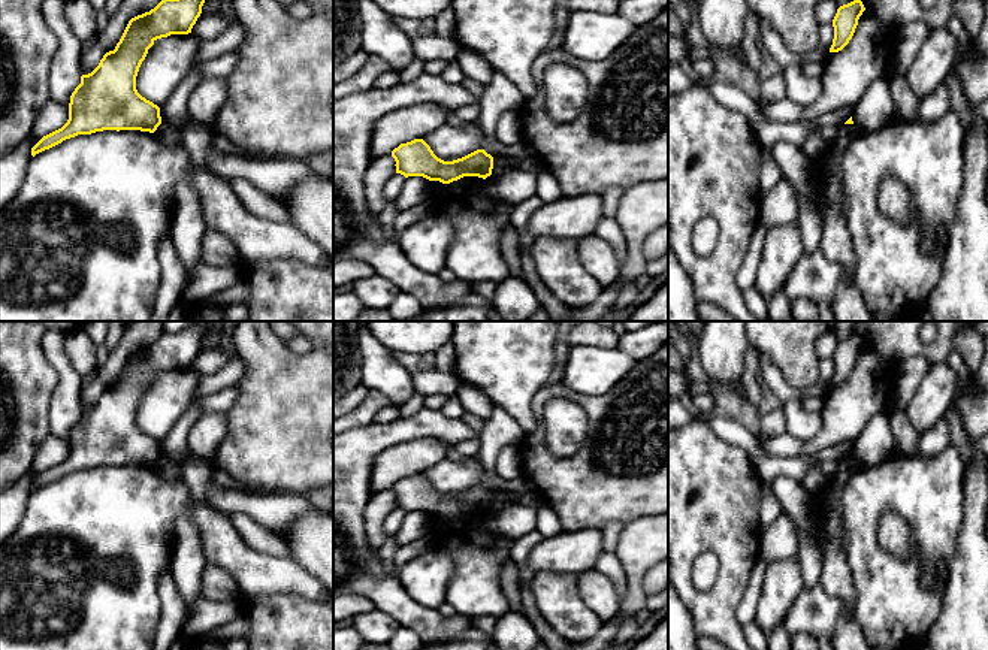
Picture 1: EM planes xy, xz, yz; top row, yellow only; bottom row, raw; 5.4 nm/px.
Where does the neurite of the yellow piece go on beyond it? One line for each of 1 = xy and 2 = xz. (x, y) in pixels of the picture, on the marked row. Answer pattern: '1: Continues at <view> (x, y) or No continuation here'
1: No continuation here
2: No continuation here

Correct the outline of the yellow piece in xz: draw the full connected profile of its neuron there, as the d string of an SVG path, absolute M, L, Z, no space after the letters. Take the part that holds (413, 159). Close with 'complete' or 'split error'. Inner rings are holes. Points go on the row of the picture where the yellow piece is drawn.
M423 139L401 143L392 151L392 157L396 161L396 173L405 178L423 176L442 184L450 184L463 176L486 179L493 169L493 157L484 149L477 149L453 161L444 161L433 154Z; complete

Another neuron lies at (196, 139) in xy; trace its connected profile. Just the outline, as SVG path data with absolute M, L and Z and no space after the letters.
M199 124L187 126L182 131L182 145L196 166L203 166L212 145L214 133Z

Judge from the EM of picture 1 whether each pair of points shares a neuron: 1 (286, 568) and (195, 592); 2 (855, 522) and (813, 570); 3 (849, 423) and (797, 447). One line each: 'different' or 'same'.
1: different
2: different
3: same

